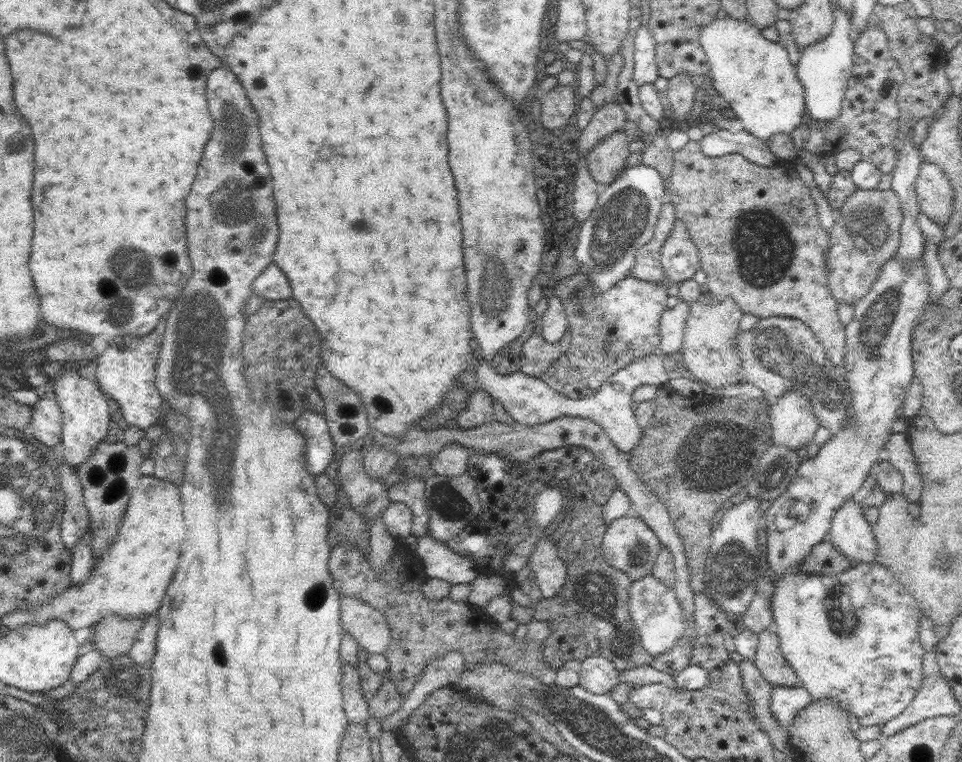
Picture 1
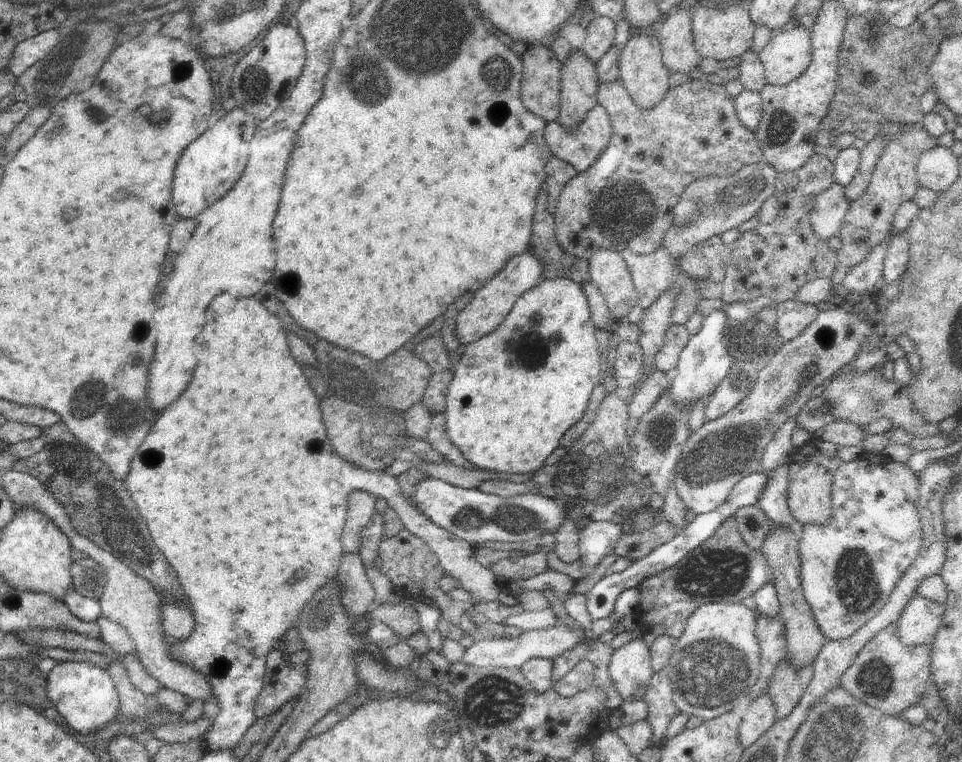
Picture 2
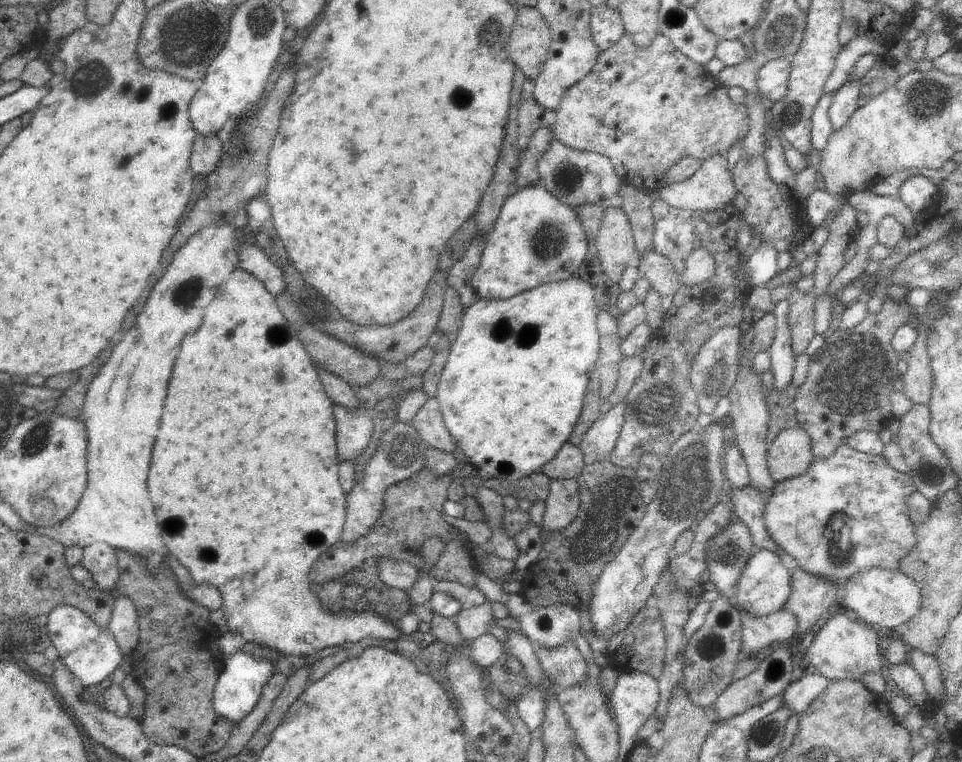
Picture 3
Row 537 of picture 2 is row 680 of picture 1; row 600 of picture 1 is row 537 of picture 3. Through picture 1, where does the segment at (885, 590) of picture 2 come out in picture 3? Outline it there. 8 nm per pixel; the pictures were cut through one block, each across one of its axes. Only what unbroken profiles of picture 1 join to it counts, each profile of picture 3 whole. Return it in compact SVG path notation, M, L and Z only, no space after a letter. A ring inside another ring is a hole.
M849 444L839 446L827 460L815 458L803 476L775 484L773 496L765 502L763 522L777 546L799 562L799 568L829 580L841 592L841 584L847 584L855 574L863 570L891 570L897 572L901 560L917 546L915 524L907 514L909 496L917 492L911 482L911 474L903 474L889 466L883 456L861 454Z

